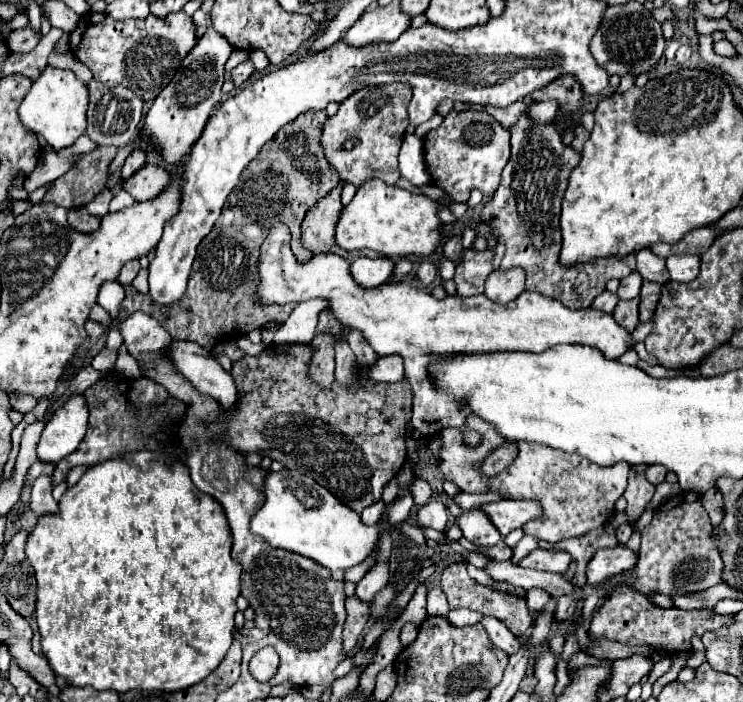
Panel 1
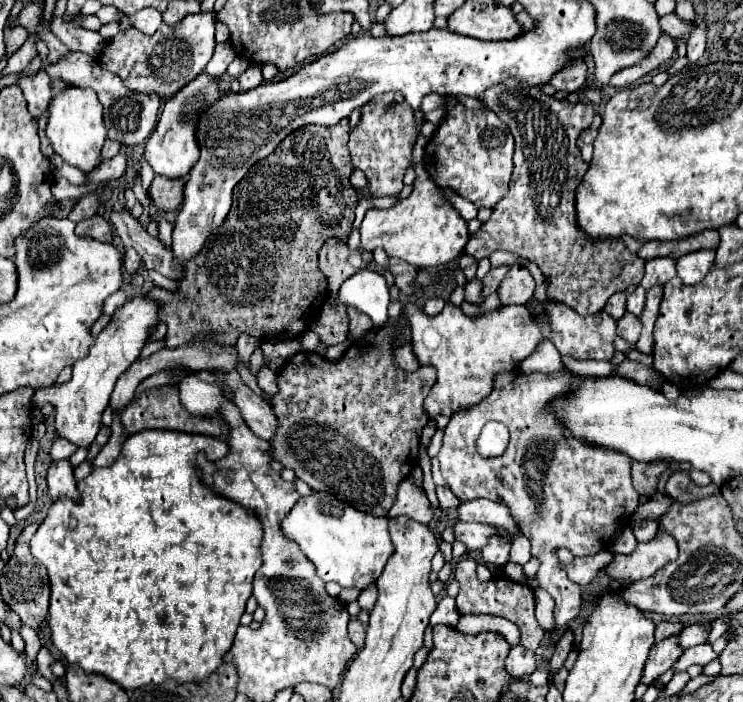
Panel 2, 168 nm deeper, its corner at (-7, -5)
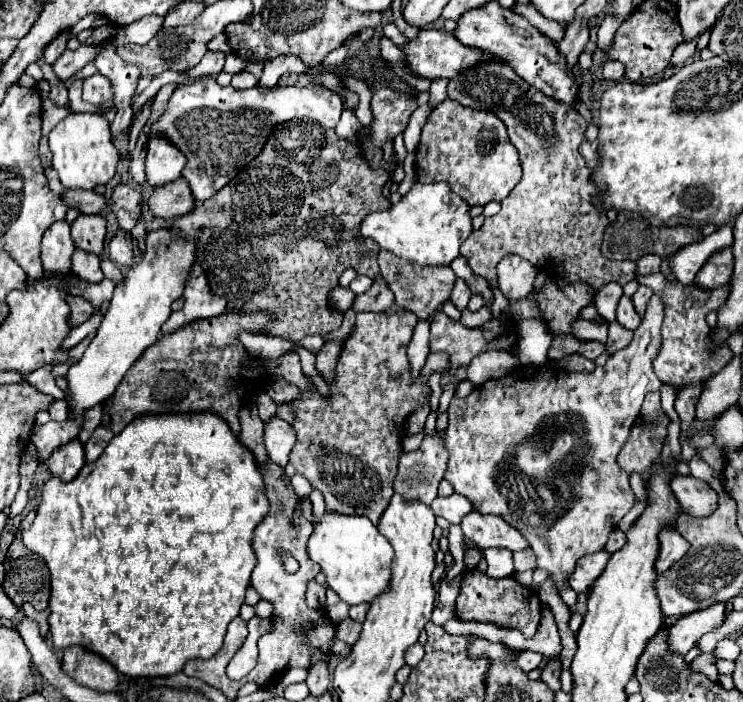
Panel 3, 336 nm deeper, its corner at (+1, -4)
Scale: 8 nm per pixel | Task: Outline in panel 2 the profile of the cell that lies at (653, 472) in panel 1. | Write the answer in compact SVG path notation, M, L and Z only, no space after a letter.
M674 472L670 474L668 482L666 482L666 494L672 496L678 502L690 502L690 500L698 500L702 496L710 496L718 492L718 486L710 484L706 488L698 488L690 478L688 472Z

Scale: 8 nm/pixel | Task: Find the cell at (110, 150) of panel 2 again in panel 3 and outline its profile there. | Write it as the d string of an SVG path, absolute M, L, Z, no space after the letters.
M106 41L98 47L100 47L100 55L96 57L94 65L112 83L117 114L110 124L110 132L117 133L126 129L132 121L132 107L130 105L132 105L134 95L136 95L136 87L138 87L138 79L140 79L140 67L132 67L132 65L124 63L116 55L116 47L112 41Z

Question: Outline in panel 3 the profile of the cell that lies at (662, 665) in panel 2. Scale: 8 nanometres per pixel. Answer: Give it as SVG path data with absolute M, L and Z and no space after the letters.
M716 603L704 611L696 611L692 615L680 617L670 627L670 635L668 635L670 651L686 655L704 633L724 623L724 613L726 613L726 603Z

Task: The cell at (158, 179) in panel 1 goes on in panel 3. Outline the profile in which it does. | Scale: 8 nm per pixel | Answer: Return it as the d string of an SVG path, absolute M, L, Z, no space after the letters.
M182 177L174 183L156 187L152 197L148 199L148 207L154 213L154 217L162 219L176 219L194 209L196 201L192 199L192 189L188 187L188 181Z

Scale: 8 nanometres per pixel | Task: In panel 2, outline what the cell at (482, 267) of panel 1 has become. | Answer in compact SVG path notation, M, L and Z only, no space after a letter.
M474 278L470 282L466 282L466 302L470 304L482 304L484 296L482 296L482 280Z

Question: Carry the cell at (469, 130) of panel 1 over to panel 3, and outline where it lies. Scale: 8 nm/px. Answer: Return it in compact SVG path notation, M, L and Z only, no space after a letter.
M444 99L442 103L436 105L436 109L430 113L424 129L422 129L422 139L416 149L416 181L418 183L438 183L446 181L456 195L460 195L466 203L470 205L486 205L490 201L502 201L508 197L512 187L520 181L520 157L516 147L512 147L508 135L506 135L506 125L502 119L498 119L492 113L486 111L476 111L462 107L460 103L452 99Z

